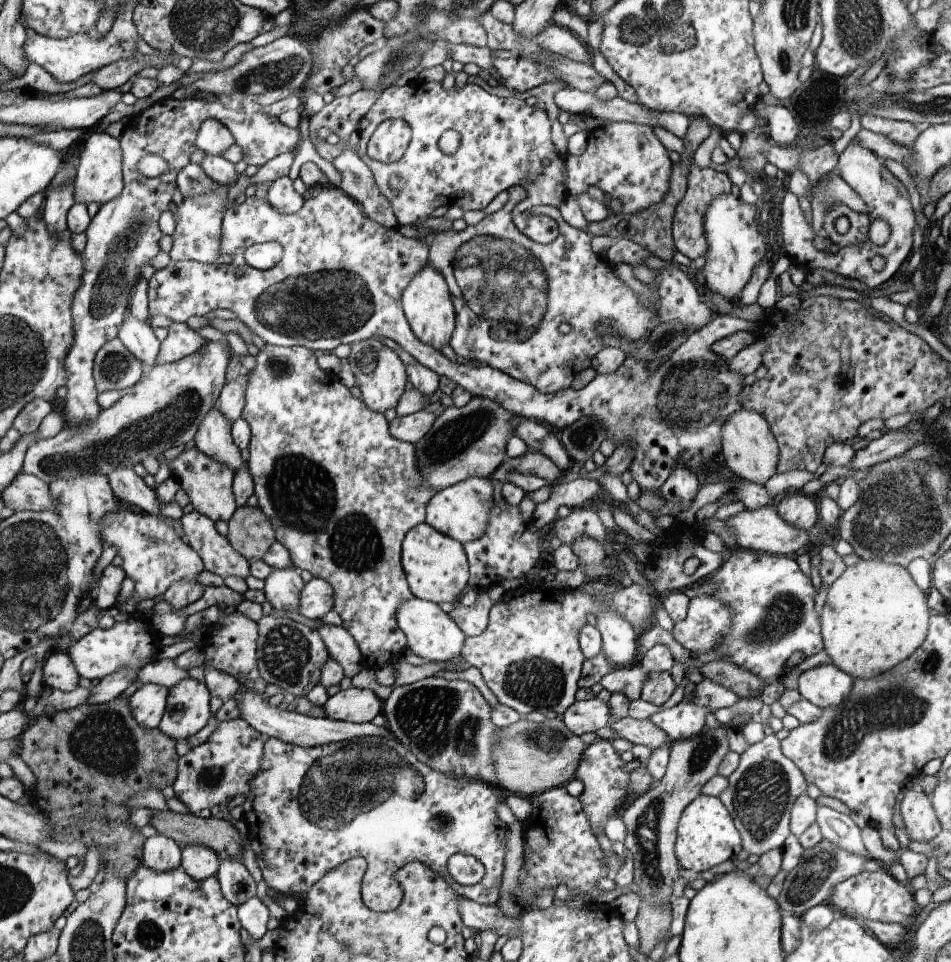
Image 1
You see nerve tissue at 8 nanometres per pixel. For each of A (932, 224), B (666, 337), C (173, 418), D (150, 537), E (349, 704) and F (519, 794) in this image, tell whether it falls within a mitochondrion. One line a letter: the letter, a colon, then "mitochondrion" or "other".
A: other
B: mitochondrion
C: mitochondrion
D: mitochondrion
E: other
F: other

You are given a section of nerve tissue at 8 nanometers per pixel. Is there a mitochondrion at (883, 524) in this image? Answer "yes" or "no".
yes

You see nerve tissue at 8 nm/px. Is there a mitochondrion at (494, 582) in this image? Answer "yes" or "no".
no

